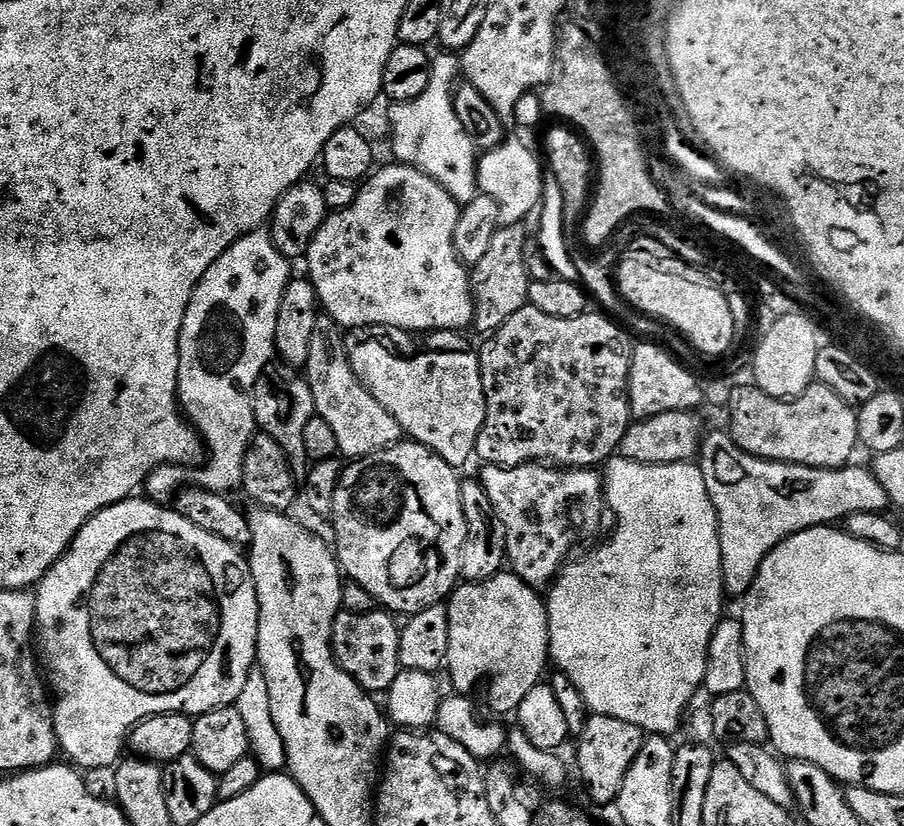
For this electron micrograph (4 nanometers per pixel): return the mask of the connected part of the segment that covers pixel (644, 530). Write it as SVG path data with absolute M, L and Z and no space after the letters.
M617 455L617 456L616 456L616 457L615 457L615 458L613 458L613 459L611 459L611 460L609 460L609 461L607 461L607 464L606 464L606 469L607 469L607 468L608 468L608 472L607 472L607 471L605 471L605 472L604 472L604 473L603 473L603 477L604 477L604 499L605 499L605 500L607 500L607 502L608 502L608 510L609 510L609 513L611 513L611 515L612 515L612 516L613 516L613 517L614 517L614 516L615 516L615 515L616 515L616 529L614 529L614 530L613 530L613 532L612 532L612 537L610 537L610 538L609 538L609 540L608 540L608 541L606 541L606 542L605 542L605 544L600 544L600 543L597 543L597 544L596 544L596 545L595 545L595 546L592 546L592 547L596 547L596 546L597 546L597 548L592 548L592 549L590 549L590 550L589 550L589 552L588 552L588 553L586 553L586 554L585 554L585 556L580 556L580 557L578 557L578 556L579 556L579 555L577 555L577 556L576 556L576 557L575 557L575 558L572 558L572 559L569 559L569 560L568 560L568 561L567 561L567 563L565 563L565 565L564 565L564 567L563 567L563 568L561 568L561 569L560 569L560 575L559 575L559 576L557 576L557 577L556 577L556 579L555 579L555 581L554 581L554 583L553 583L553 584L552 584L552 585L551 585L551 587L549 587L549 588L548 588L548 589L547 589L547 592L546 592L546 603L547 603L547 605L548 605L548 654L549 654L549 657L550 657L550 660L551 660L551 663L552 663L552 664L553 664L553 665L554 665L554 668L555 668L555 671L558 671L558 672L561 672L561 673L562 673L562 674L566 674L566 678L570 678L570 682L574 682L574 686L578 686L578 694L582 694L582 698L583 698L583 699L584 699L584 701L585 701L585 702L586 702L586 706L587 706L587 707L588 707L588 710L589 710L589 713L592 713L592 714L595 714L595 715L598 715L598 716L605 716L605 717L606 717L606 718L622 718L622 722L634 722L634 726L638 726L638 727L639 727L639 728L642 728L642 729L644 729L644 731L645 731L645 733L648 733L648 734L651 734L651 735L653 735L653 736L666 736L666 737L671 737L671 736L672 736L672 735L673 735L673 733L672 733L672 732L676 732L676 731L678 731L678 730L679 730L679 728L680 728L680 723L682 723L682 722L683 722L683 720L684 720L684 711L686 711L686 710L687 710L687 708L688 708L688 703L690 703L690 702L691 702L691 700L692 700L692 699L694 699L694 698L695 698L695 696L696 696L696 691L697 691L697 692L698 692L698 693L699 693L699 692L700 692L700 691L701 691L701 688L702 688L702 685L703 685L703 683L704 683L704 675L705 675L705 674L706 674L706 662L707 662L707 661L708 661L708 651L709 651L709 650L710 650L710 638L714 638L714 630L715 630L715 629L716 629L716 628L717 628L717 627L718 627L718 626L719 626L719 625L720 625L720 621L721 621L721 619L722 619L722 617L723 617L723 616L724 616L724 615L725 615L725 612L724 612L724 596L725 596L725 597L726 597L726 589L725 589L725 587L724 587L724 567L723 567L723 566L722 566L722 546L721 546L721 545L720 545L720 523L719 523L719 522L718 522L718 518L717 518L717 517L716 517L716 511L715 511L715 510L714 510L714 502L713 502L713 501L712 501L712 499L711 499L711 498L710 498L710 494L709 494L709 493L708 493L708 491L707 491L707 490L706 490L706 478L702 478L702 470L701 470L701 469L700 469L700 466L699 466L699 463L696 463L696 462L689 462L689 463L686 463L686 464L683 464L683 463L682 463L682 462L674 462L674 463L673 463L673 464L643 464L643 463L642 463L642 462L638 462L638 461L637 461L637 460L628 460L628 459L627 459L627 458L626 458L626 457L625 457L625 456L622 456L622 455Z

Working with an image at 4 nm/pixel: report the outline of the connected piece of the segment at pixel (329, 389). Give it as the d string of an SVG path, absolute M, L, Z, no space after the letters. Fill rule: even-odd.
M327 314L318 318L318 326L314 326L314 338L310 342L310 358L303 366L310 390L314 390L314 406L316 415L326 418L327 424L334 429L340 447L339 455L349 461L361 460L389 448L391 444L399 444L402 433L398 422L366 386L354 374L348 357L348 345L345 333L340 325Z

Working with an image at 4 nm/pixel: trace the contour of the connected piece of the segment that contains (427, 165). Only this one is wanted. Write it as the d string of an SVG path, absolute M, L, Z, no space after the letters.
M456 54L440 55L444 56L437 55L432 61L430 86L426 86L418 98L391 105L388 124L392 127L392 152L399 163L420 168L437 180L461 205L465 205L480 192L478 149L454 112L452 93L458 87L458 77L462 72L461 57Z

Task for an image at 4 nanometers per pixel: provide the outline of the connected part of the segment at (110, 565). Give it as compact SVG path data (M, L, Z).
M129 498L104 508L94 518L78 530L74 542L64 551L64 557L40 579L35 589L36 627L38 637L38 660L46 673L51 695L54 697L54 726L56 743L59 751L64 752L77 769L108 768L121 759L120 751L126 748L126 741L131 737L132 729L150 716L183 714L189 718L201 716L215 708L227 708L235 705L242 686L246 686L248 673L256 664L256 643L258 642L258 622L260 621L260 603L252 577L252 565L249 557L244 556L237 545L194 526L190 518L151 498L136 500Z

